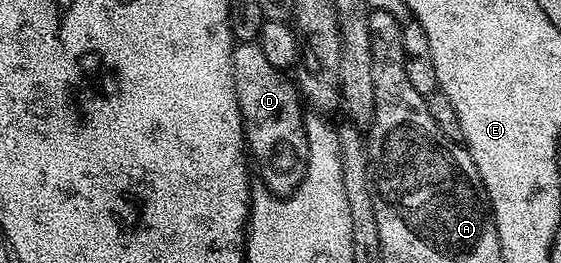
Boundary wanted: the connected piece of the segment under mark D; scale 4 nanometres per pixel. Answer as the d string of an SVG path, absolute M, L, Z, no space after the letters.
M257 41L235 45L232 76L242 113L242 129L252 162L258 165L261 185L279 196L292 193L304 180L308 164L308 136L304 102L293 81L283 71L272 68Z

